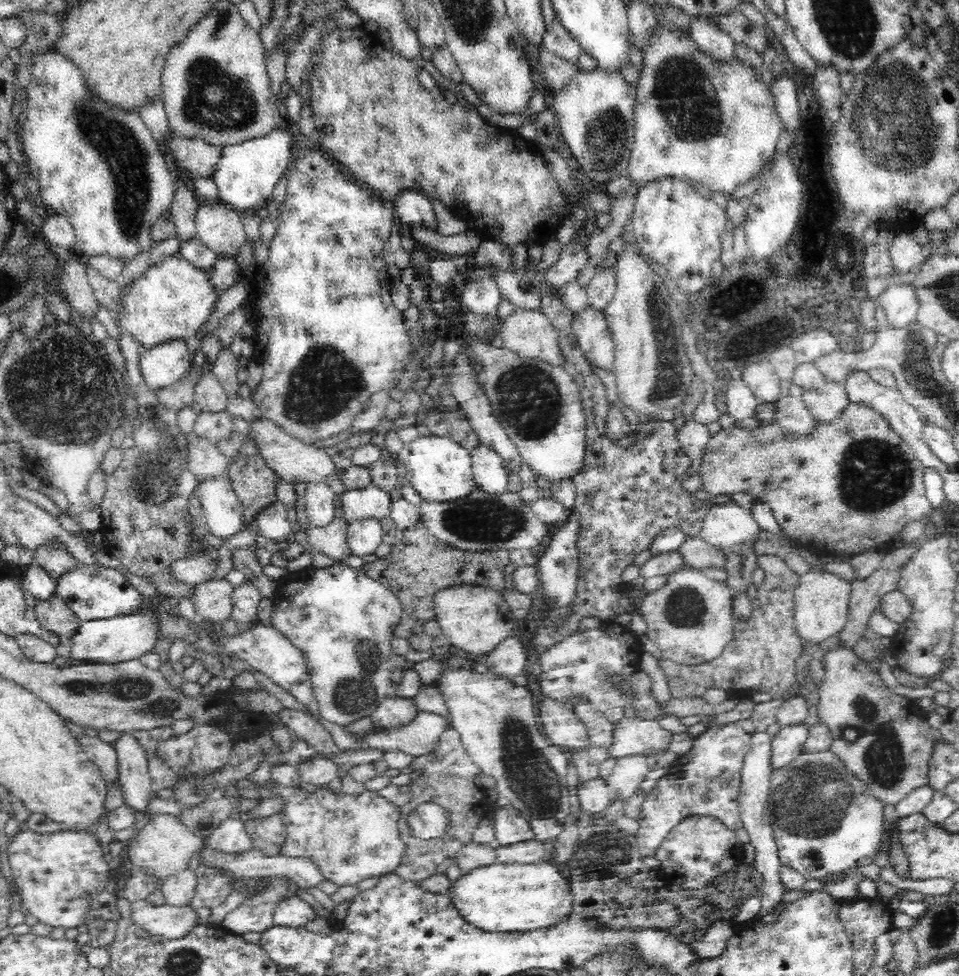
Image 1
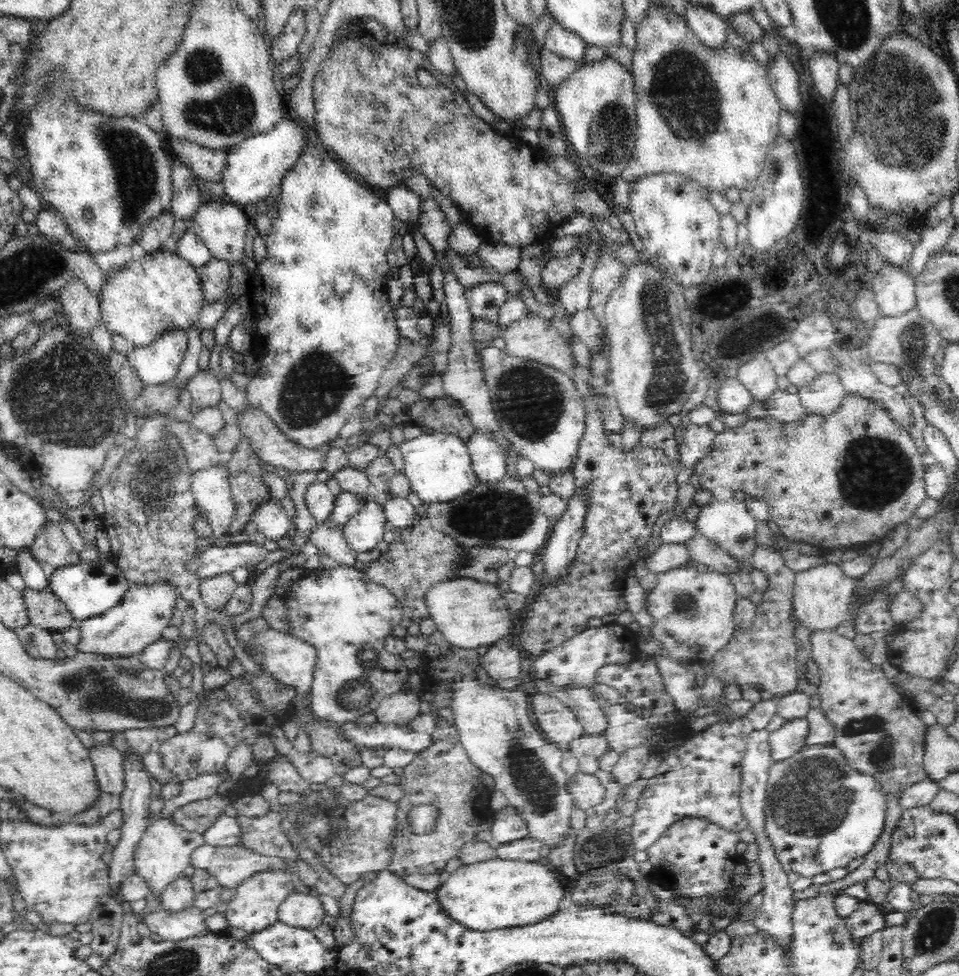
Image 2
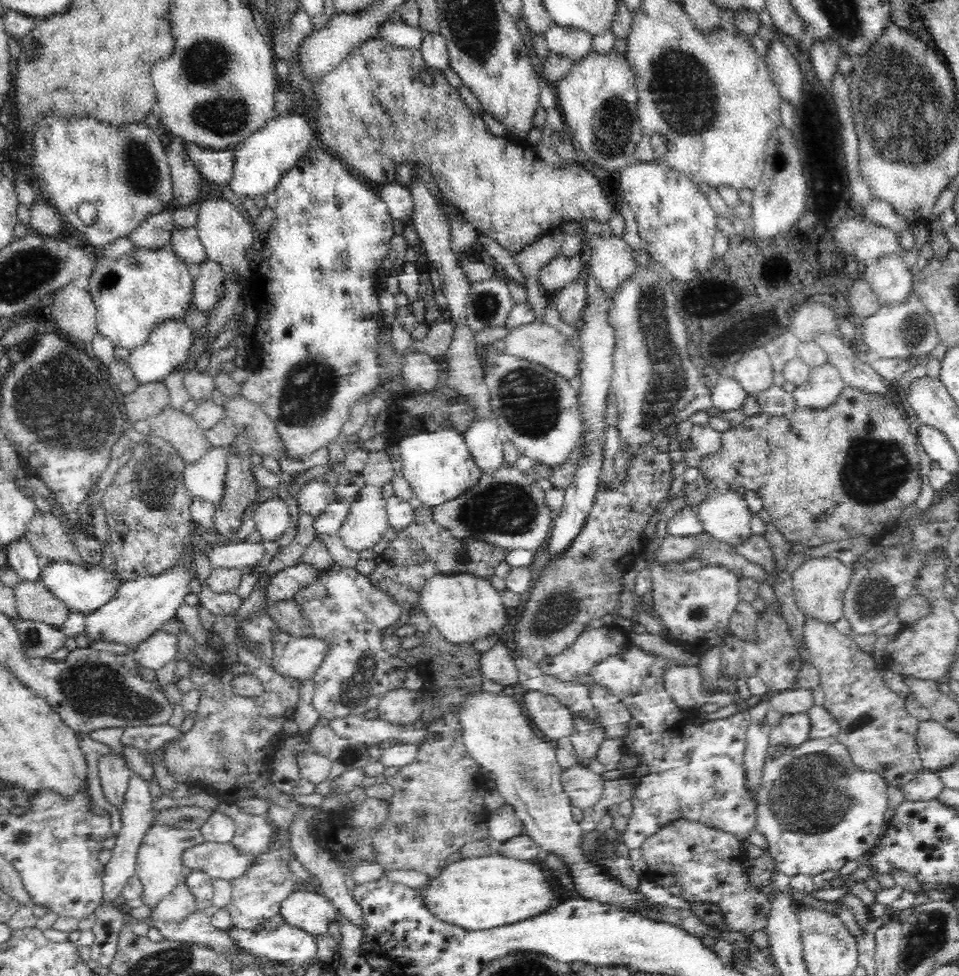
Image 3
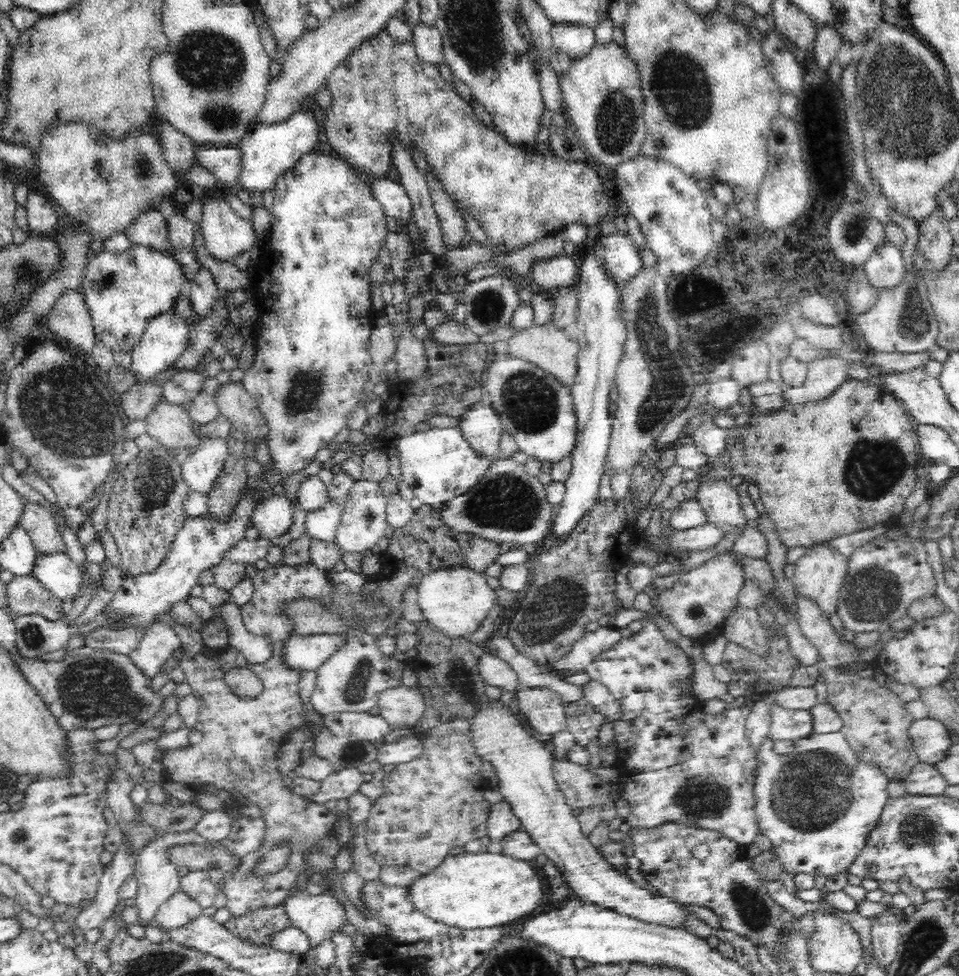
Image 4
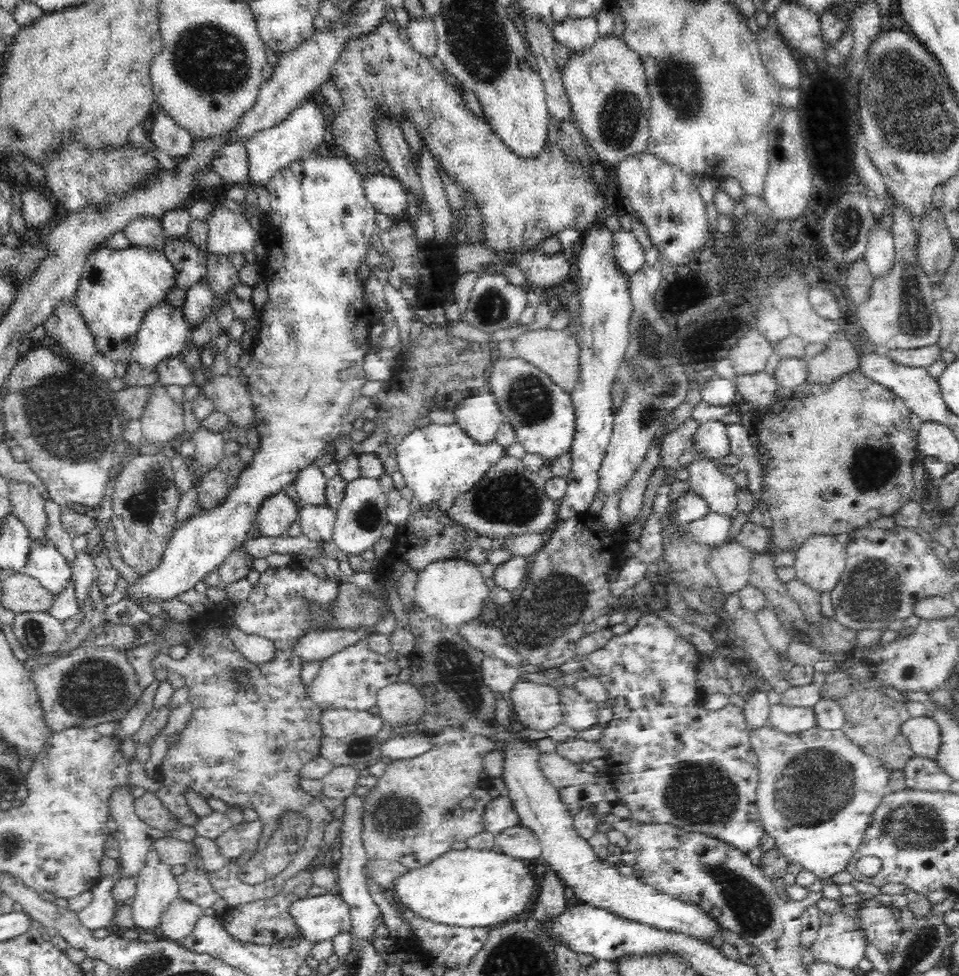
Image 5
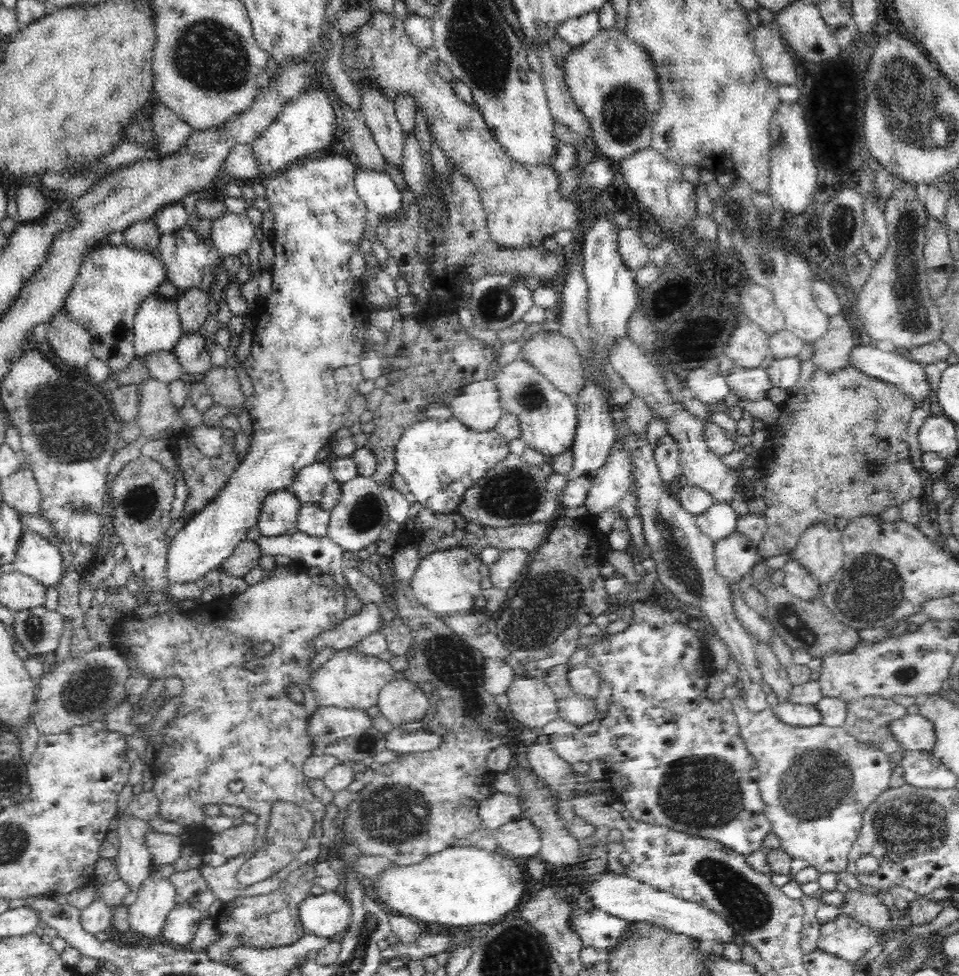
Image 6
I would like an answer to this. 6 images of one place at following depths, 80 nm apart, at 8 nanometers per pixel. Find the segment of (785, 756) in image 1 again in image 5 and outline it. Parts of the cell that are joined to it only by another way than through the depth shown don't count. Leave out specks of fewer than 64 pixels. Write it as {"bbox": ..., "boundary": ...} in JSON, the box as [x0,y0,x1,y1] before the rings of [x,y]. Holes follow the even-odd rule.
{"bbox":[769,703,816,734],"boundary":[[[773,703],[769,710],[769,726],[782,734],[800,734],[816,726],[815,712],[808,708],[792,708]]]}

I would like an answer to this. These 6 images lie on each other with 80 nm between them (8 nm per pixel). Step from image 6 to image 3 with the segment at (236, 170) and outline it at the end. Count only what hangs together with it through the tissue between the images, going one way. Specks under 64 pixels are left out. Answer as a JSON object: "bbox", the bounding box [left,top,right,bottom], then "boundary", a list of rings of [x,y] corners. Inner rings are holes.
{"bbox":[184,142,233,184],"boundary":[[[184,142],[188,160],[196,167],[202,178],[216,184],[228,184],[233,167],[233,151],[213,149]]]}

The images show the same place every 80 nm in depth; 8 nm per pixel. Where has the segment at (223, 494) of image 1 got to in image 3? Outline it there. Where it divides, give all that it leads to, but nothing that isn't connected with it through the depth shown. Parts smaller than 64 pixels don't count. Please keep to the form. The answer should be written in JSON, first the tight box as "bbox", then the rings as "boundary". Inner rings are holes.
{"bbox":[183,448,228,511],"boundary":[[[212,448],[199,464],[188,465],[183,473],[188,491],[194,498],[218,511],[223,506],[228,469],[228,450]]]}

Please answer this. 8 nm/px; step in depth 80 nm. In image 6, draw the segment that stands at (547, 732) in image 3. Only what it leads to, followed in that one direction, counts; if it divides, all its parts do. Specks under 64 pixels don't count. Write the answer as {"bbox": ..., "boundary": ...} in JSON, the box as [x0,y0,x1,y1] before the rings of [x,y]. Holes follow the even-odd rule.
{"bbox":[505,676,558,729],"boundary":[[[518,676],[505,694],[509,700],[508,717],[518,720],[524,727],[542,729],[548,722],[558,720],[556,695],[538,679]]]}

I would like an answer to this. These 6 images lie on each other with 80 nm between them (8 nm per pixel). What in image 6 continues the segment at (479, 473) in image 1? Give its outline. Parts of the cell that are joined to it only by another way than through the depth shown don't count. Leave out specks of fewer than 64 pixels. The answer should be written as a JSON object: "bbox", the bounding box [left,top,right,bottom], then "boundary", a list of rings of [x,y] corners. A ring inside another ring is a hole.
{"bbox":[449,378,503,434],"boundary":[[[491,378],[464,386],[449,406],[453,416],[476,434],[495,430],[503,415],[499,394]]]}

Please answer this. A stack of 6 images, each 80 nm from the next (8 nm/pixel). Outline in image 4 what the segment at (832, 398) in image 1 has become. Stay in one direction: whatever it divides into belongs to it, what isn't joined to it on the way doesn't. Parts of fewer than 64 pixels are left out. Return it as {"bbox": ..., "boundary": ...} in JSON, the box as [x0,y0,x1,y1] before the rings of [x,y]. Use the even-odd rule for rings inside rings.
{"bbox":[784,356,848,405],"boundary":[[[825,356],[816,360],[816,362],[810,362],[807,368],[807,377],[802,385],[798,387],[790,387],[784,390],[784,397],[786,401],[790,402],[791,405],[806,404],[806,402],[820,402],[820,400],[828,400],[847,378],[847,366],[845,364],[848,361],[840,358],[839,356]]]}

